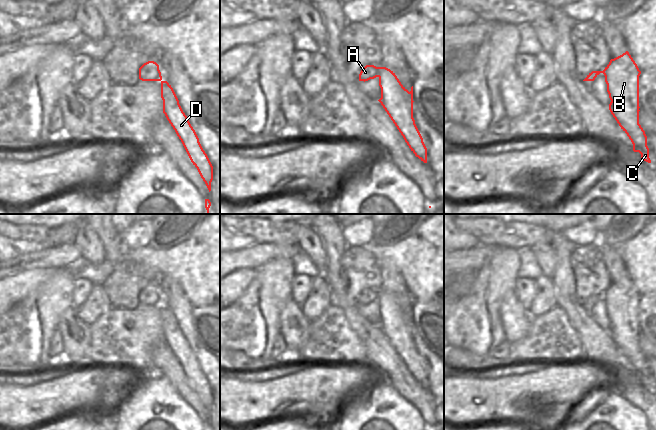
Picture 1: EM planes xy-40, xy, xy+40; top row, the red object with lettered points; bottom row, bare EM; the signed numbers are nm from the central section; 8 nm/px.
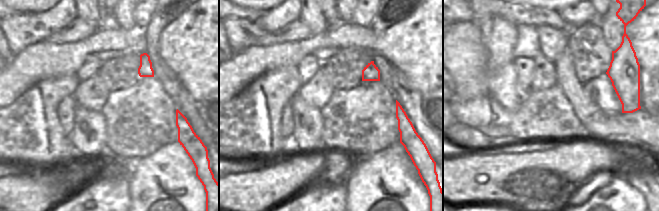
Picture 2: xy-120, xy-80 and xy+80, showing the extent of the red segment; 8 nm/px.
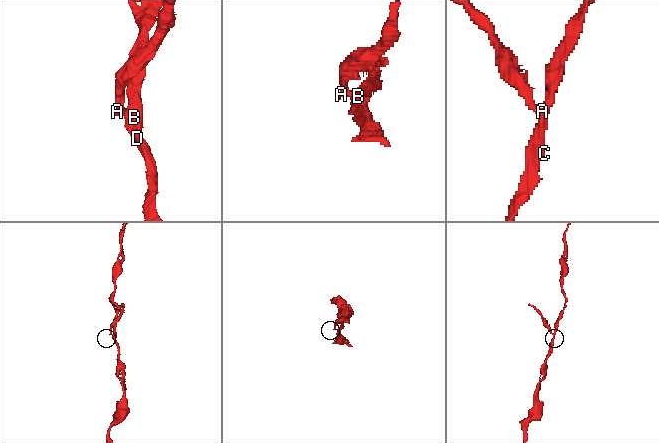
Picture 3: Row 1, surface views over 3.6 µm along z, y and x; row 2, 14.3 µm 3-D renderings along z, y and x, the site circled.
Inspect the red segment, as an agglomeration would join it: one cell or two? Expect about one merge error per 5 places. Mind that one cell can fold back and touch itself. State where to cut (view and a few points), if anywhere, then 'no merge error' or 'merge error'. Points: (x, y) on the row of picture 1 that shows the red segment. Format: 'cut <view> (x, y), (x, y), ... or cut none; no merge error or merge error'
cut xy (378, 67), (379, 76); merge error

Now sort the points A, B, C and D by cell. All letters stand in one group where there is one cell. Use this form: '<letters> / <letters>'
A / B C D

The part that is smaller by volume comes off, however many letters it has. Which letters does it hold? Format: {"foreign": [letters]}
{"foreign": ["A"]}

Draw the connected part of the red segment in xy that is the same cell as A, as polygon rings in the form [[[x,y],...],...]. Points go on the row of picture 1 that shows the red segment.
[[[366,65],[359,74],[359,81],[368,81],[379,77],[379,67],[374,65]]]

